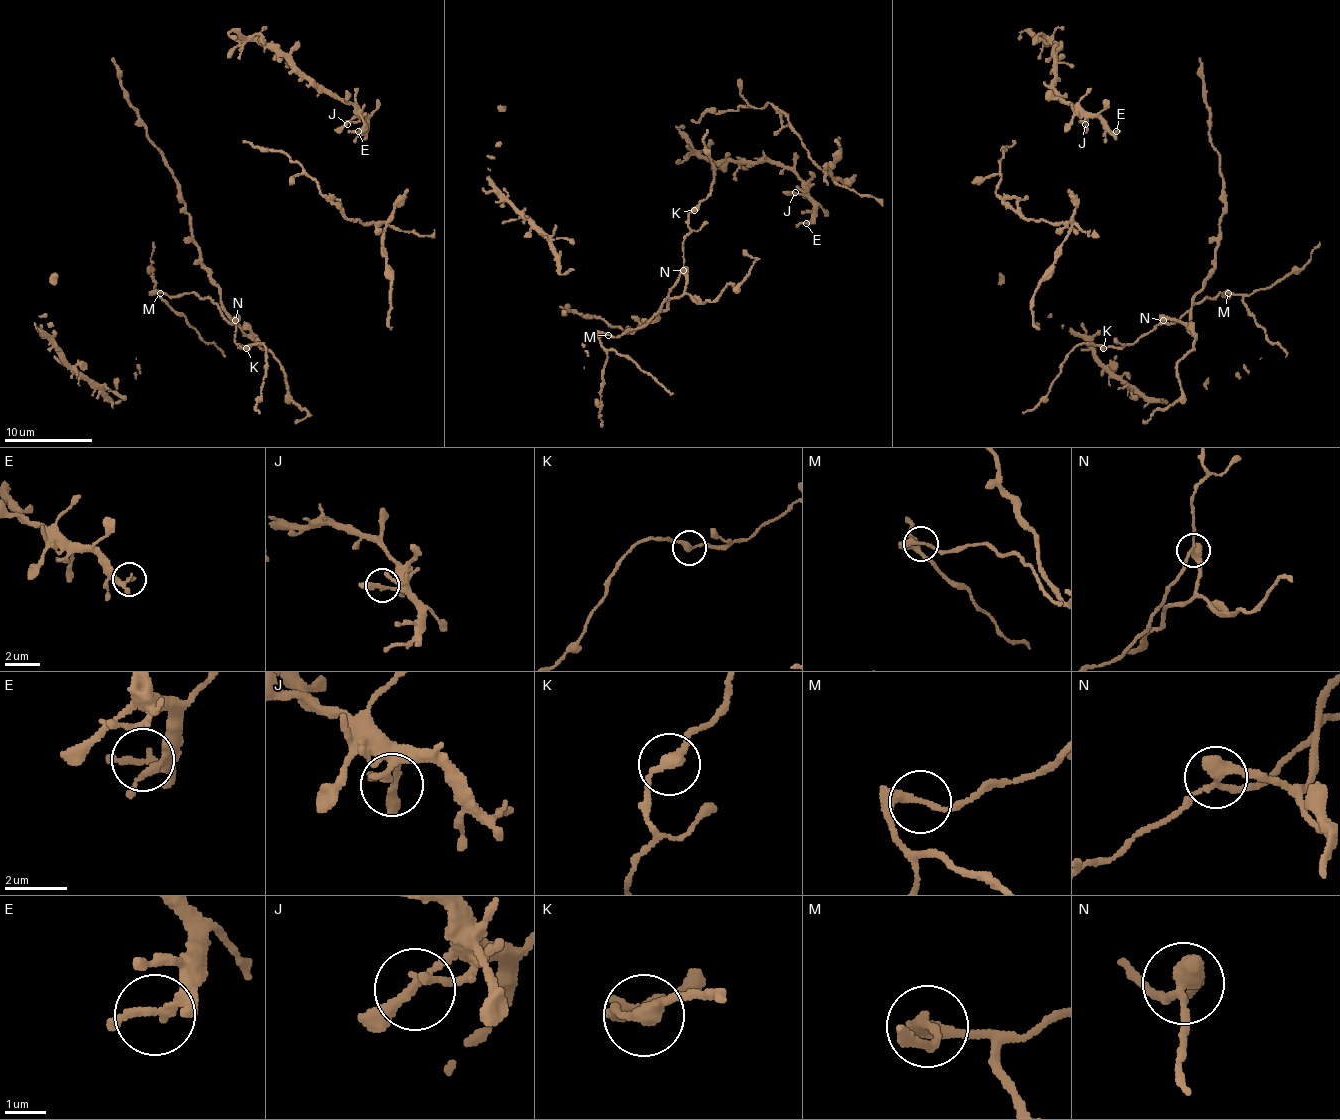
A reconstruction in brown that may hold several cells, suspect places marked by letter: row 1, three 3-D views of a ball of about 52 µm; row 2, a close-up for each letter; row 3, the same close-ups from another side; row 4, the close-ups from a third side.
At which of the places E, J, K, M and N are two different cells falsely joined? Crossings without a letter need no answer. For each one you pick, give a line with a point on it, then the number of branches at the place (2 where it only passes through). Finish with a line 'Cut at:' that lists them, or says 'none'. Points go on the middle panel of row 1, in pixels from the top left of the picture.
M: at (608, 335); 2 branches meet
N: at (683, 270); 3 branches meet
Cut at: M, N

